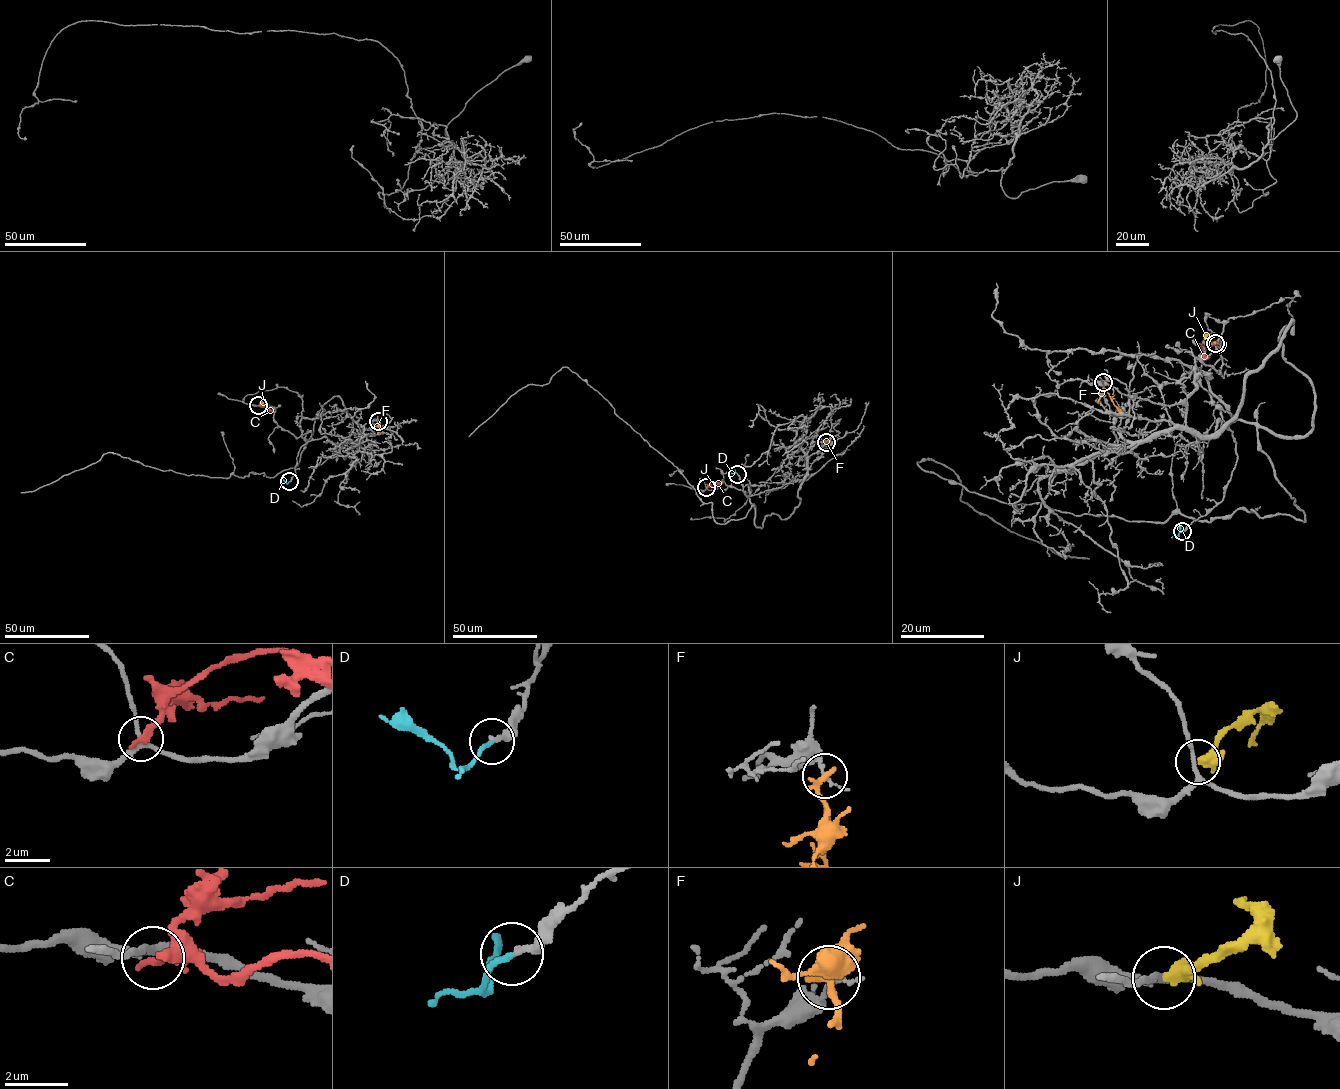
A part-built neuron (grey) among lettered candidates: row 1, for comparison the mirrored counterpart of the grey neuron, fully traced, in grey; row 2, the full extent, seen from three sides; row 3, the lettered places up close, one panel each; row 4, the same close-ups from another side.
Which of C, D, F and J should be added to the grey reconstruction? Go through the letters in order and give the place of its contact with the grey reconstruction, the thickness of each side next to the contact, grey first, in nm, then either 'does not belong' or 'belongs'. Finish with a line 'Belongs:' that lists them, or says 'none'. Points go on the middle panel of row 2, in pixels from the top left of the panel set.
C: (706, 488) | 240/300 nm | does not belong
D: (737, 474) | 200/170 nm | belongs
F: (826, 442) | 180/280 nm | does not belong
J: (706, 487) | 170/480 nm | does not belong
Belongs: D

